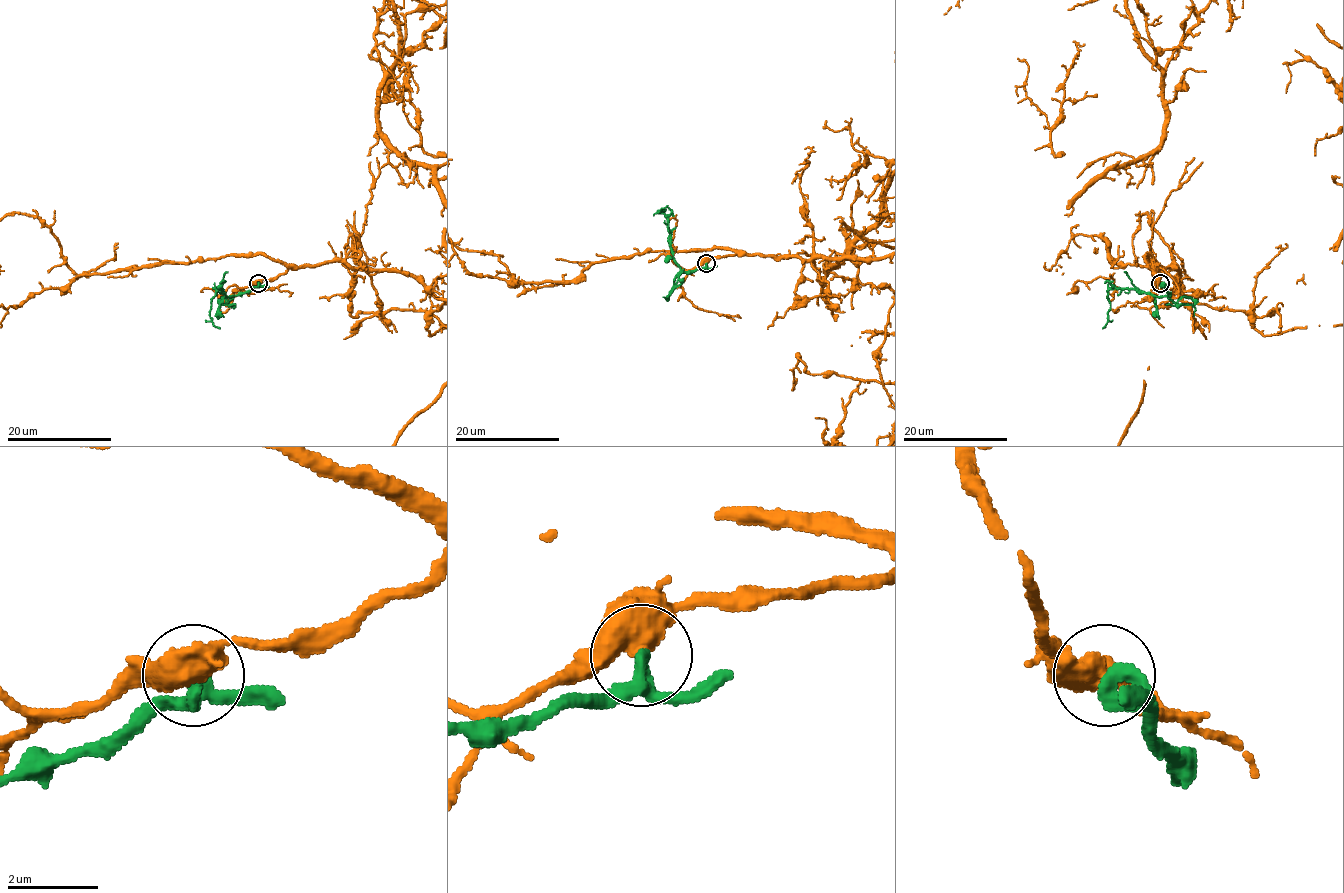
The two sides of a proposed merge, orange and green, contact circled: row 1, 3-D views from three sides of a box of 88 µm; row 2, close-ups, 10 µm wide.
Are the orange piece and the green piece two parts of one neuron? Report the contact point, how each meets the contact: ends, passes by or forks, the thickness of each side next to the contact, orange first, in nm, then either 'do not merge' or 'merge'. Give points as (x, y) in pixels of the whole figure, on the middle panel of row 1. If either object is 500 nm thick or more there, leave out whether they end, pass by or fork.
at (706, 263); orange passes by; green passes by; 480 nm thick on the orange side, 280 nm on the other; do not merge

